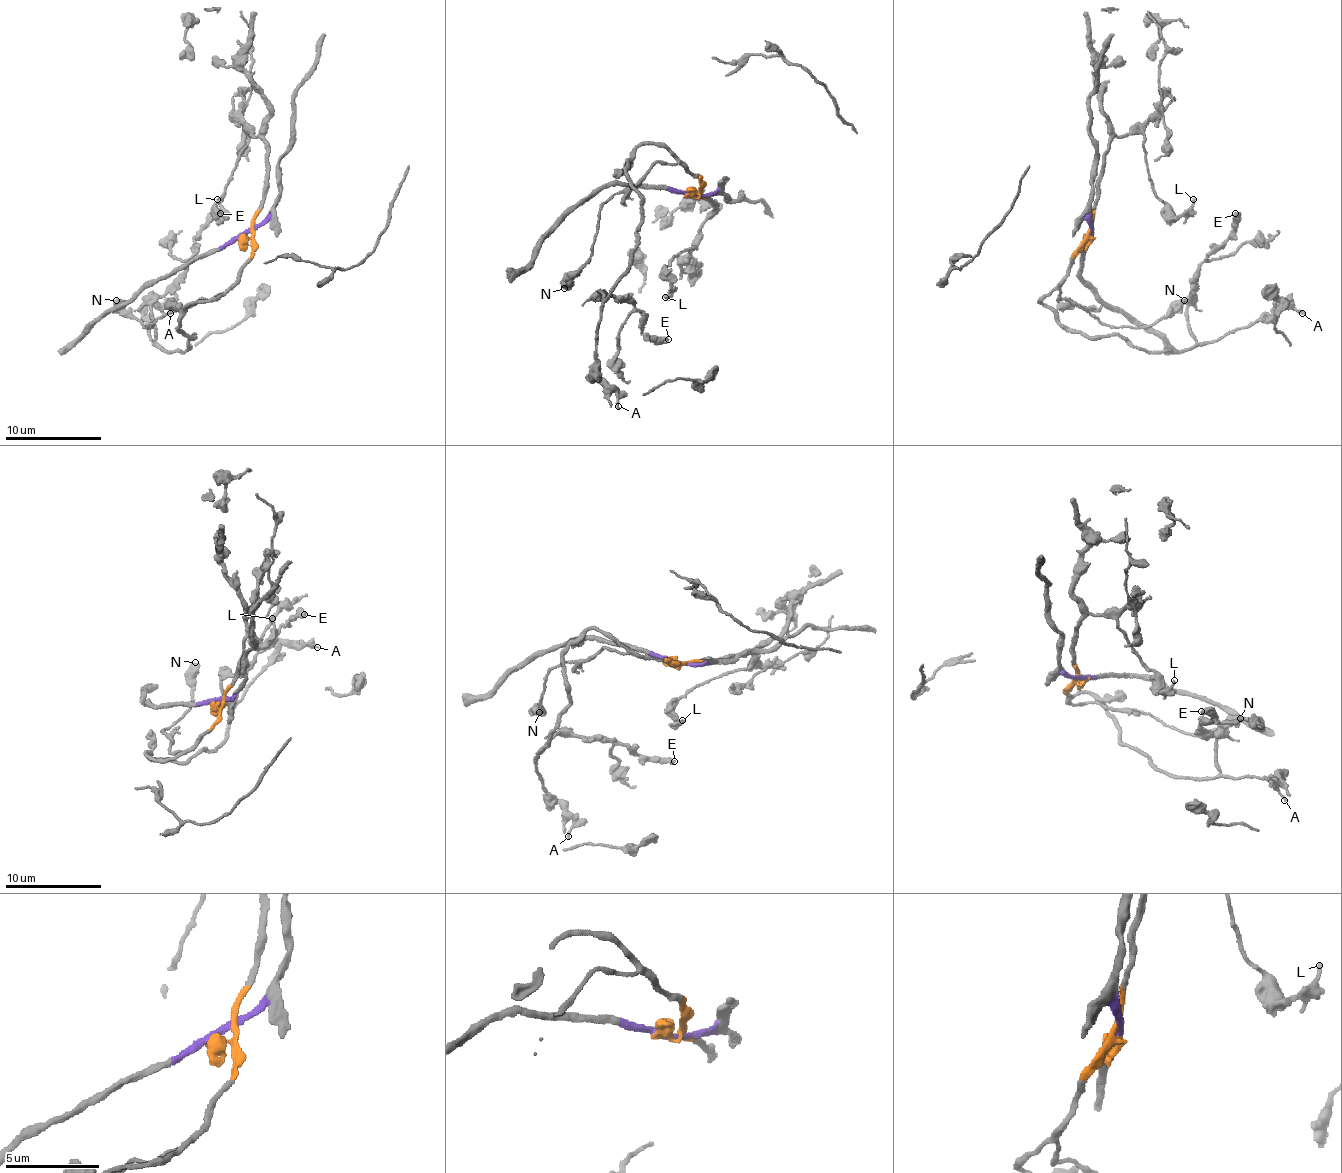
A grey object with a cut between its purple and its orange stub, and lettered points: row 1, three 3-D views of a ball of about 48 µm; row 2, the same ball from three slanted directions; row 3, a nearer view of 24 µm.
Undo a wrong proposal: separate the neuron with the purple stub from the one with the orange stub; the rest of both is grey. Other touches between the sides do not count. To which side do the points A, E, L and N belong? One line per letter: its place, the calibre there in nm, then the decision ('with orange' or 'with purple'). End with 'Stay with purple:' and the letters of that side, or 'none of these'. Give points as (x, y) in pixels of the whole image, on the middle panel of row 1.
A: at (618, 406); 160 nm thick; with orange
E: at (668, 339); 440 nm thick; with orange
L: at (665, 297); 240 nm thick; with orange
N: at (564, 288); 600 nm thick; with orange
Stay with purple: none of these

